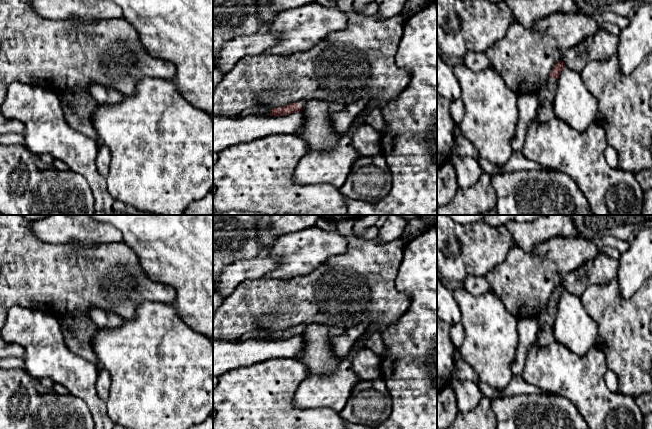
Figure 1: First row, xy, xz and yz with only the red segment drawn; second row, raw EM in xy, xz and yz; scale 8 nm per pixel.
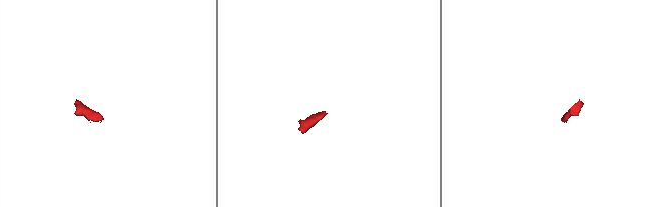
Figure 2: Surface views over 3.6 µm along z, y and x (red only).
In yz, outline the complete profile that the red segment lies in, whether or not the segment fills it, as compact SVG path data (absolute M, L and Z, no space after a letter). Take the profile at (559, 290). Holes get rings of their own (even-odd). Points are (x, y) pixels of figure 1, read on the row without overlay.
M558 285L553 290L546 308L536 318L538 322L536 343L539 346L547 346L554 341L553 325L557 313L557 304L564 292L564 286Z

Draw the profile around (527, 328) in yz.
M536 318L518 320L519 342L515 358L511 365L513 376L521 375L525 366L528 348L536 342L538 322Z

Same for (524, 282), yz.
M554 237L529 253L513 245L504 262L495 266L485 278L491 291L500 298L515 318L537 318L546 308L553 290L562 283L564 277L591 261L598 253L599 244L583 237Z

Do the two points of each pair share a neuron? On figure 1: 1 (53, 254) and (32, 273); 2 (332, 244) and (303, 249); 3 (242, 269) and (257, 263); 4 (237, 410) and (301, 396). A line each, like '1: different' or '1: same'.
1: same
2: same
3: same
4: different

